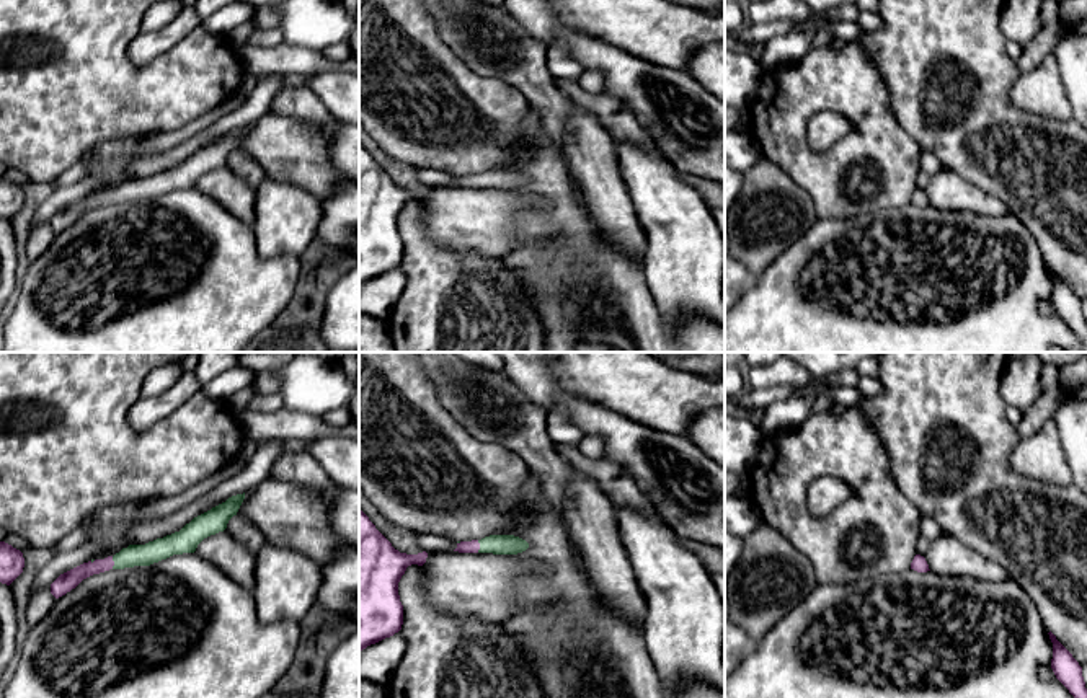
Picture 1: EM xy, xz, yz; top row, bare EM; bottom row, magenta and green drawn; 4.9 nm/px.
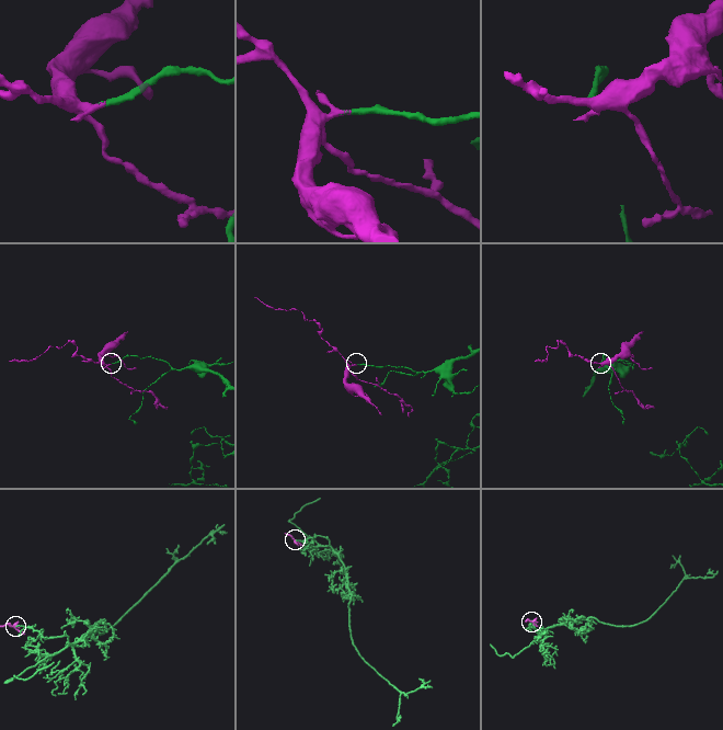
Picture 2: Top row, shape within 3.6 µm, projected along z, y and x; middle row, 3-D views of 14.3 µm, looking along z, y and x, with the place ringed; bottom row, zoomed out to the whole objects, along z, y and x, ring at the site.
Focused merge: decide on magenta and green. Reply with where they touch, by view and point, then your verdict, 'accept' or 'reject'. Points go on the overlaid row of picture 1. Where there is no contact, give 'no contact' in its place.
meets magenta in xy at (113, 563); accept

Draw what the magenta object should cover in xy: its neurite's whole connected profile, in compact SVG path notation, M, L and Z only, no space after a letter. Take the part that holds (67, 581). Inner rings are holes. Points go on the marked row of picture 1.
M243 494L228 497L225 502L194 517L180 532L157 538L145 545L129 545L114 556L104 559L91 559L64 574L51 584L51 594L59 599L75 589L83 579L109 569L124 569L134 566L150 566L173 554L194 553L197 545L227 528L228 520L237 515Z

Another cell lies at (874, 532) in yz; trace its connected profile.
M845 406L839 414L813 413L800 429L783 434L764 434L754 466L749 470L749 499L759 509L764 524L780 532L813 564L818 585L854 584L860 579L904 572L917 554L919 509L899 491L891 475L890 457L857 406ZM818 476L834 476L850 488L850 496L829 515L811 517L806 506L806 491Z

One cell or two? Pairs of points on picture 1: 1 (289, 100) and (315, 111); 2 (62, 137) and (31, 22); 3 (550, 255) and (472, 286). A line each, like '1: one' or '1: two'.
1: one
2: one
3: two

